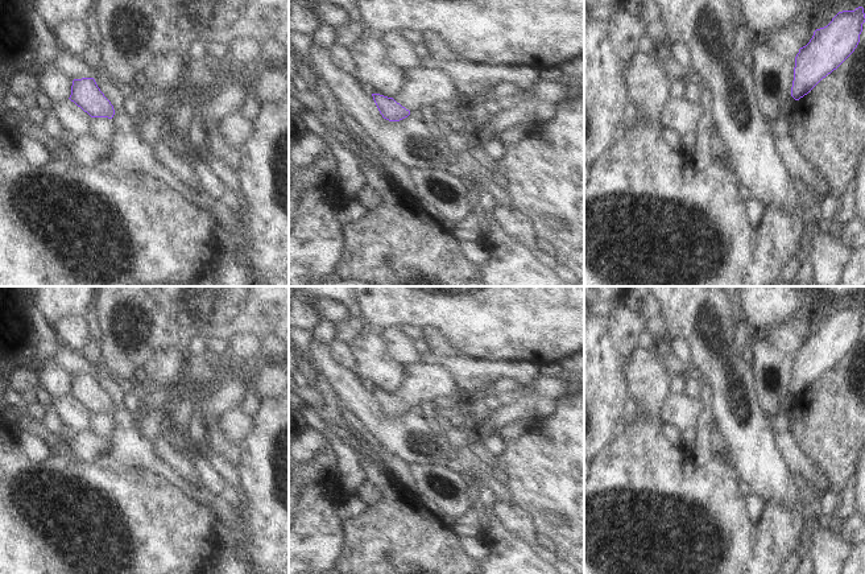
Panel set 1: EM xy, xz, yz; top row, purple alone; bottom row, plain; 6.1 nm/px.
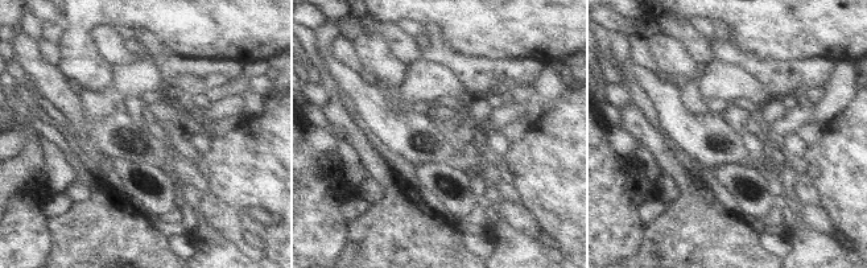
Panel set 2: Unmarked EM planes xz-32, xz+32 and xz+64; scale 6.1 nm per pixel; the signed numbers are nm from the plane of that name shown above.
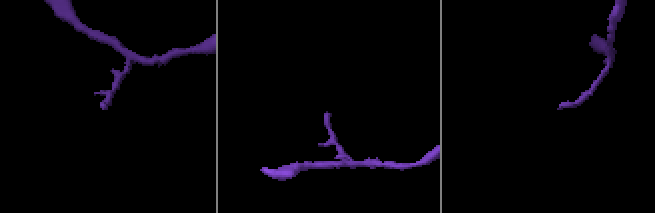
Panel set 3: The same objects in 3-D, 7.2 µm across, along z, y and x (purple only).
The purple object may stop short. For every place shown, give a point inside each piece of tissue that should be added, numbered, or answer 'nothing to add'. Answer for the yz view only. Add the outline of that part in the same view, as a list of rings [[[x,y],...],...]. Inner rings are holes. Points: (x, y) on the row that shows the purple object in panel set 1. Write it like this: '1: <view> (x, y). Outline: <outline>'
nothing to add.

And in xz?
1: xz (422, 86). Outline: [[[418,67],[405,71],[403,84],[393,99],[409,111],[444,102],[456,104],[462,113],[467,113],[468,108],[450,77],[440,69]]]

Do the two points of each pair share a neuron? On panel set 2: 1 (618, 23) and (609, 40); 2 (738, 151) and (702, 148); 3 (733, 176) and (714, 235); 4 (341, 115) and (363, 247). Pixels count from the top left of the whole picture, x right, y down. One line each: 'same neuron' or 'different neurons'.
1: different neurons
2: same neuron
3: different neurons
4: same neuron

